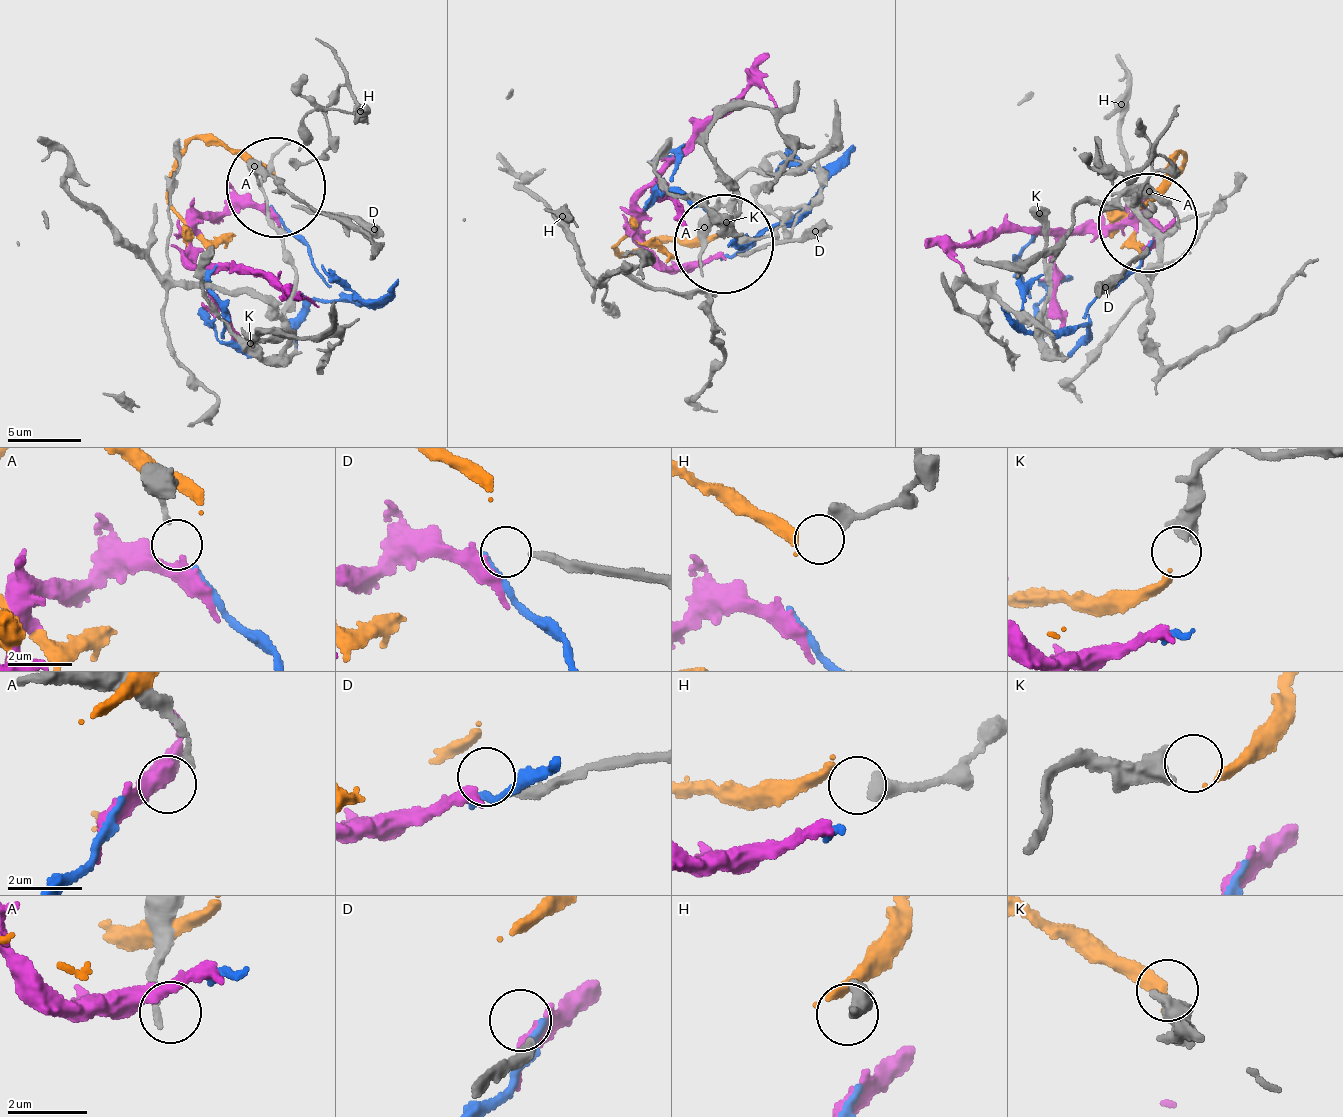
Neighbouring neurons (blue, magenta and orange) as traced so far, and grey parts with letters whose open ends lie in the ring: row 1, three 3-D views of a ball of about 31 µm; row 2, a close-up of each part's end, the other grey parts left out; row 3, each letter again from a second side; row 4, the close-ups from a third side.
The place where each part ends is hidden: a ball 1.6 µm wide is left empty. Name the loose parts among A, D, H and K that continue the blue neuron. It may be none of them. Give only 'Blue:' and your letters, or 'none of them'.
Blue: none of them

